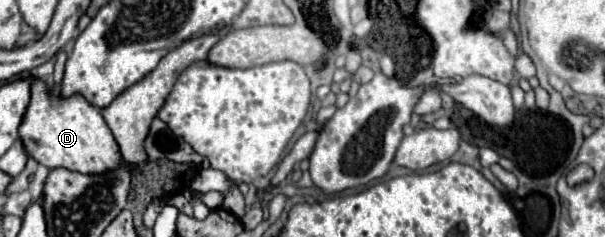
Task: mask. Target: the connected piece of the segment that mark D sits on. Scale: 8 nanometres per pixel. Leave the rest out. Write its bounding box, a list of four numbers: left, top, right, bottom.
[19,80,123,174]

